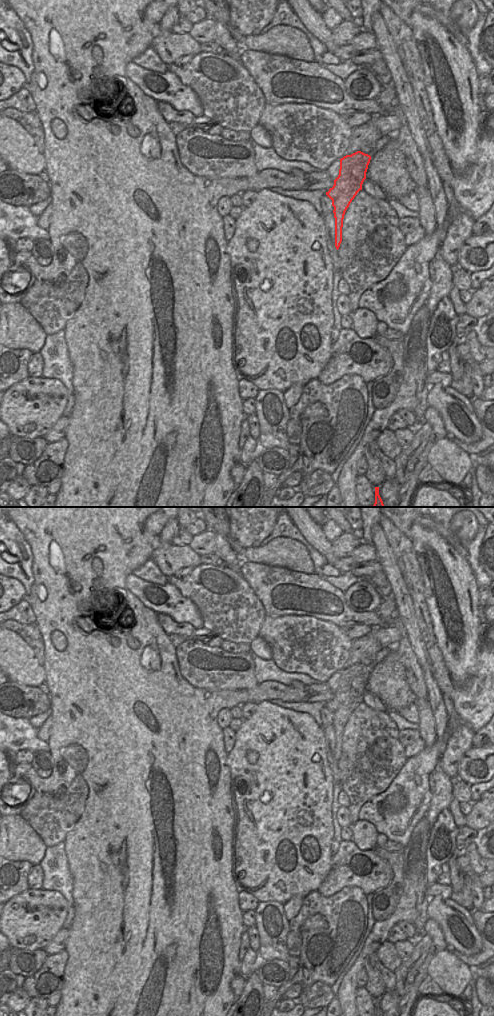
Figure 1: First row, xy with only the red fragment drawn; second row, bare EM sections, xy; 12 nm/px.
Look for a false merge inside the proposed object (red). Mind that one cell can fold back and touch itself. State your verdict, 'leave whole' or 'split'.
split

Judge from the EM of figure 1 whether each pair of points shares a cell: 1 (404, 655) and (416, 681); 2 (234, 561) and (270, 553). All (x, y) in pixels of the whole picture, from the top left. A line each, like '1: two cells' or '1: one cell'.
1: one cell
2: two cells

